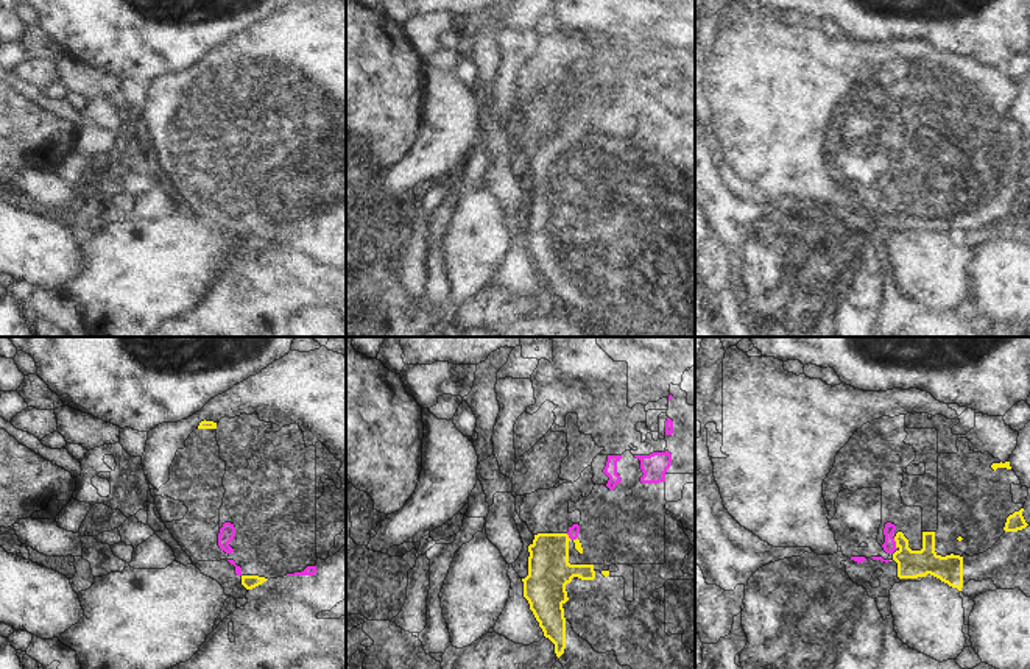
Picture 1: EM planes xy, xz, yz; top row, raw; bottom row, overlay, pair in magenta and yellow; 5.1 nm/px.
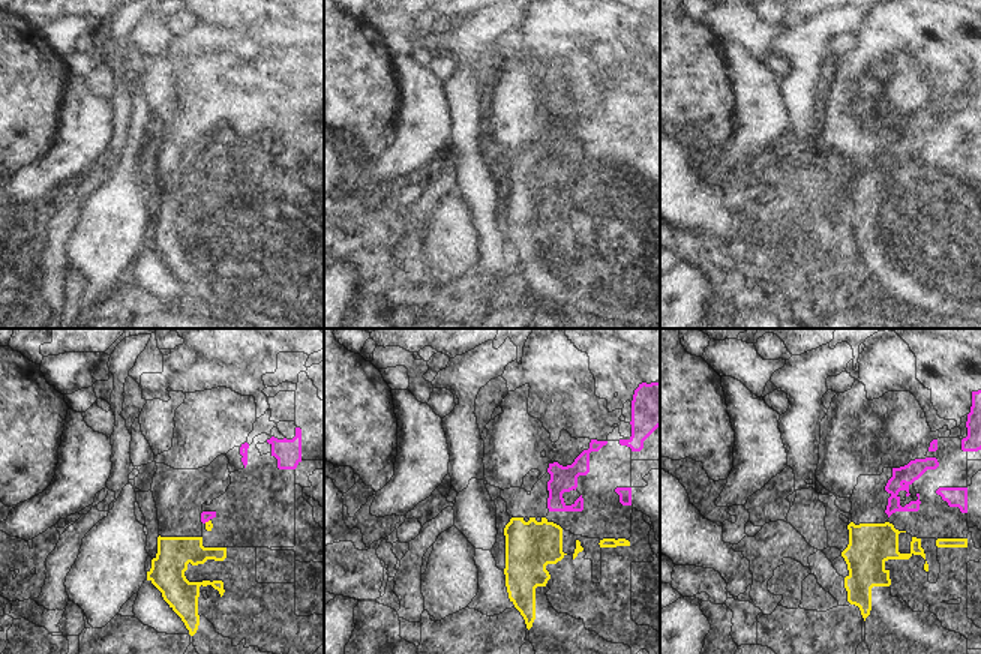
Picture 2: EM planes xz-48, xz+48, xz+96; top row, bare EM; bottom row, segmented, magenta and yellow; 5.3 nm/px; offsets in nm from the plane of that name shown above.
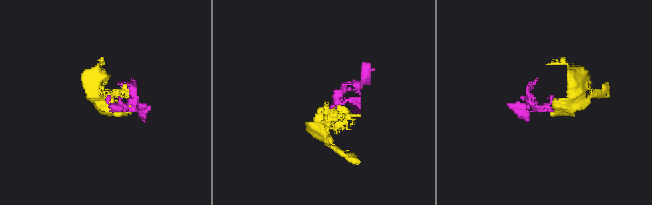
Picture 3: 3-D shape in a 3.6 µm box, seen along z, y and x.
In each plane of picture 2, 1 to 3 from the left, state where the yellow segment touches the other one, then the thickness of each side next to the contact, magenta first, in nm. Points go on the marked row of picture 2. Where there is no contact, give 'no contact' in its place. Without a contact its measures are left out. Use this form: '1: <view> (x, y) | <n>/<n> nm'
1: xz-48 (206, 521) | 60/50 nm
2: no contact
3: no contact

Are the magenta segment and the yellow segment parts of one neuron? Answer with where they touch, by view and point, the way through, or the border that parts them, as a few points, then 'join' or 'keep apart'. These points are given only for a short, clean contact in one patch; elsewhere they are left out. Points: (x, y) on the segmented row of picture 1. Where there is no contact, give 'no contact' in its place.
contact yz (895, 543); border yz (893, 538), (896, 546); keep apart

